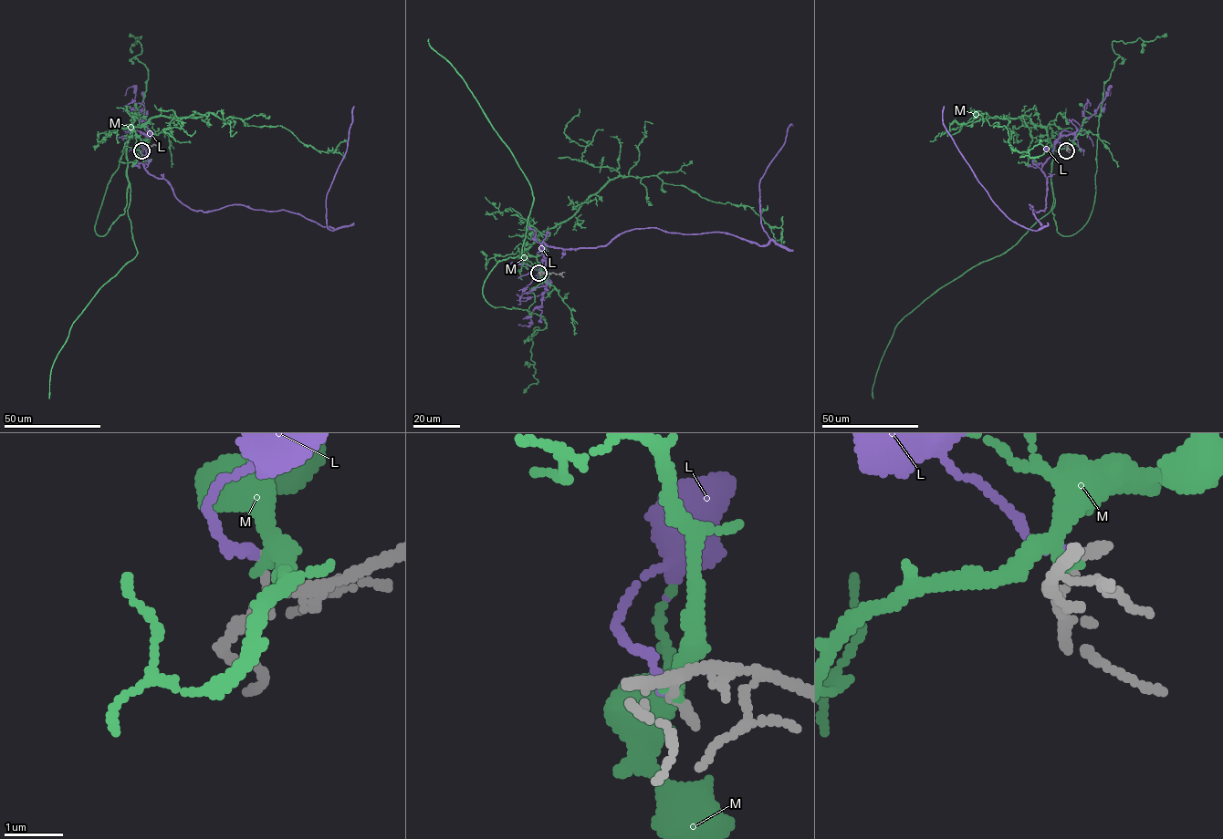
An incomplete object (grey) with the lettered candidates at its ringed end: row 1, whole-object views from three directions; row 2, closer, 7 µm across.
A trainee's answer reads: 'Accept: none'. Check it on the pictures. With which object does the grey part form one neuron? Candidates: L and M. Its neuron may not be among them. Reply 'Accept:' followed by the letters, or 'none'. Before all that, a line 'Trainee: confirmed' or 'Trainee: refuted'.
Trainee: confirmed
Accept: none

